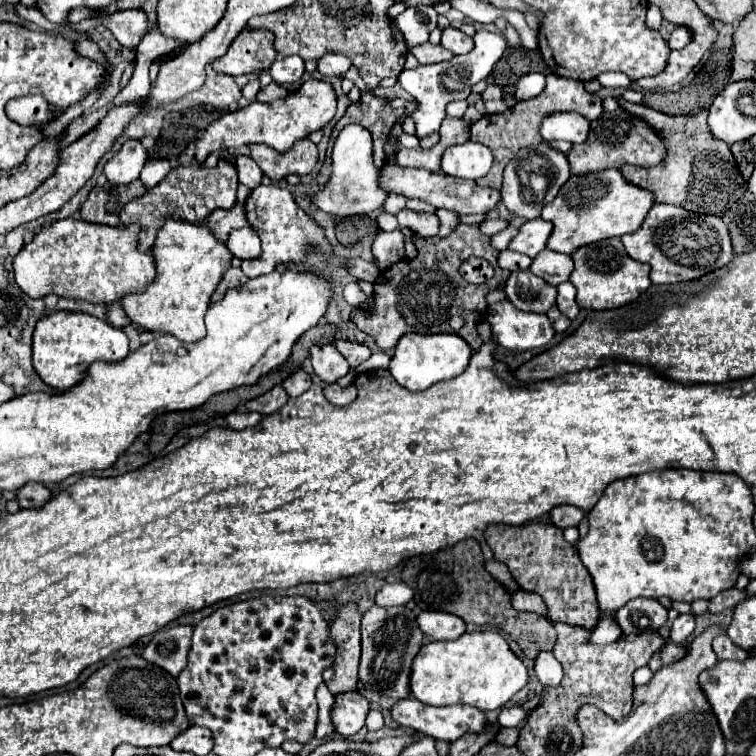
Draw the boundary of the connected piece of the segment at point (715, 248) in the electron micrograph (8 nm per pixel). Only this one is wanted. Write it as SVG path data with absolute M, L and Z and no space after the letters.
M655 204L641 228L633 234L621 236L627 254L637 262L651 266L653 284L675 284L697 280L707 272L723 268L733 258L729 230L719 216L693 214L681 206Z

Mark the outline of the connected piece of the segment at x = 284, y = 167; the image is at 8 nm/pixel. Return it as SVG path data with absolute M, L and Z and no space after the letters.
M309 138L297 140L287 152L277 152L267 144L253 144L251 158L271 180L281 180L287 174L305 176L317 164L317 146Z

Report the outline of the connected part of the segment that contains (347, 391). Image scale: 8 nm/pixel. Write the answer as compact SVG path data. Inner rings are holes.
M327 384L323 392L325 392L325 398L335 406L347 406L357 398L357 388L353 384L347 388L341 388L339 384Z

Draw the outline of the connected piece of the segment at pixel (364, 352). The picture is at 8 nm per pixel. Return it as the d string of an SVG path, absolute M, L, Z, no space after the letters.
M337 340L335 346L345 356L345 360L349 362L351 368L357 368L371 354L371 350L365 344L357 344L357 342L351 342L351 340Z

